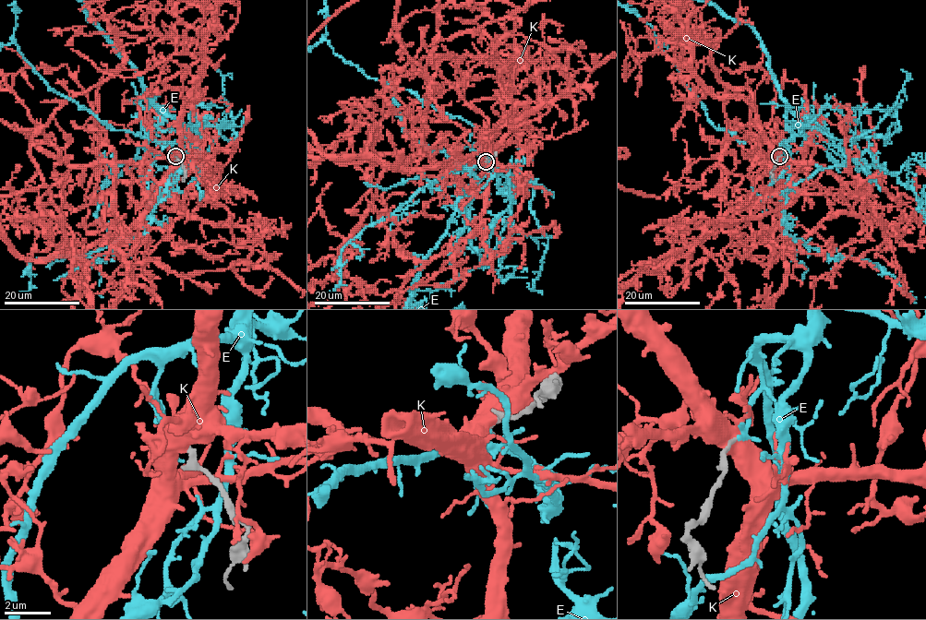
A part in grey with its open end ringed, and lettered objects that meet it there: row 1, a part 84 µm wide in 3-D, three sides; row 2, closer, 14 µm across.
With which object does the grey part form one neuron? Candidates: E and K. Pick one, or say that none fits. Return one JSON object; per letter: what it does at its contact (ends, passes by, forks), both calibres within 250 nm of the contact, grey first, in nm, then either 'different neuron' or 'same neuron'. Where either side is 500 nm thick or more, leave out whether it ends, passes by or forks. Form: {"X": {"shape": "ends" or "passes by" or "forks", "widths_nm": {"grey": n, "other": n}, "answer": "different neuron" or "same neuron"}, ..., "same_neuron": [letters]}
{"E": {"shape": "ends", "widths_nm": {"grey": 160, "other": 260}, "answer": "same neuron"}, "K": {"widths_nm": {"grey": 280, "other": 800}, "answer": "different neuron"}, "same_neuron": ["E"]}

